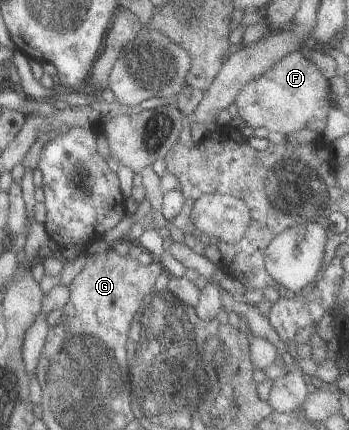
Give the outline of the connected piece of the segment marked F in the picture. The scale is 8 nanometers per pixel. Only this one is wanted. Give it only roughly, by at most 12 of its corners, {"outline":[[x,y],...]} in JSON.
{"outline":[[299,50],[234,96],[240,119],[323,133],[329,80]]}

